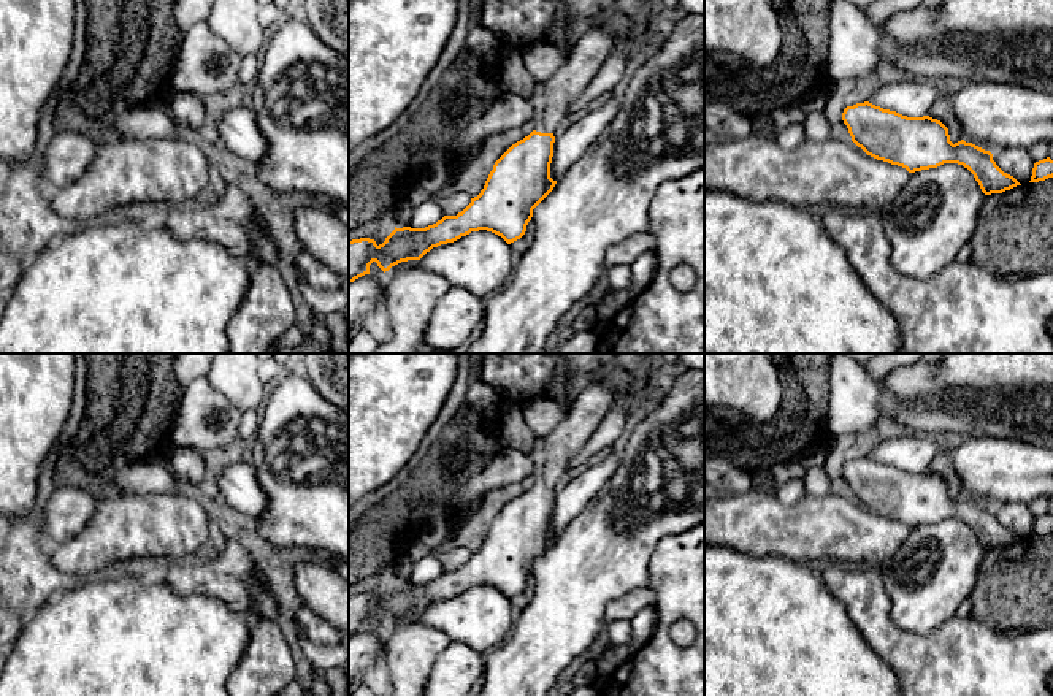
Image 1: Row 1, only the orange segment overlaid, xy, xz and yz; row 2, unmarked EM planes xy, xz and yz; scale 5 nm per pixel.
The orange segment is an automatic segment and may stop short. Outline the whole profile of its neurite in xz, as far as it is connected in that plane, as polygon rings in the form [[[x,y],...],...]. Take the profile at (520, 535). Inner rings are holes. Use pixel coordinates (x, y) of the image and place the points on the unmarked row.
[[[598,382],[576,385],[565,420],[539,436],[539,446],[530,452],[536,465],[531,474],[534,485],[495,517],[481,549],[457,571],[444,571],[425,583],[395,582],[379,601],[370,593],[349,596],[349,639],[370,629],[373,617],[385,628],[401,617],[420,615],[433,602],[471,587],[492,587],[507,599],[520,595],[533,564],[557,539],[550,533],[553,487],[615,400],[617,395]]]

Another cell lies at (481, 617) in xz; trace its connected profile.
[[[479,585],[433,602],[420,614],[422,623],[444,633],[449,641],[487,655],[511,633],[515,621],[511,601],[498,590]]]

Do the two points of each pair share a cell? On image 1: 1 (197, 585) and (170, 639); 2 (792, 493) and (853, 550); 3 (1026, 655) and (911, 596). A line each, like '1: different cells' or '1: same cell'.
1: different cells
2: different cells
3: different cells

